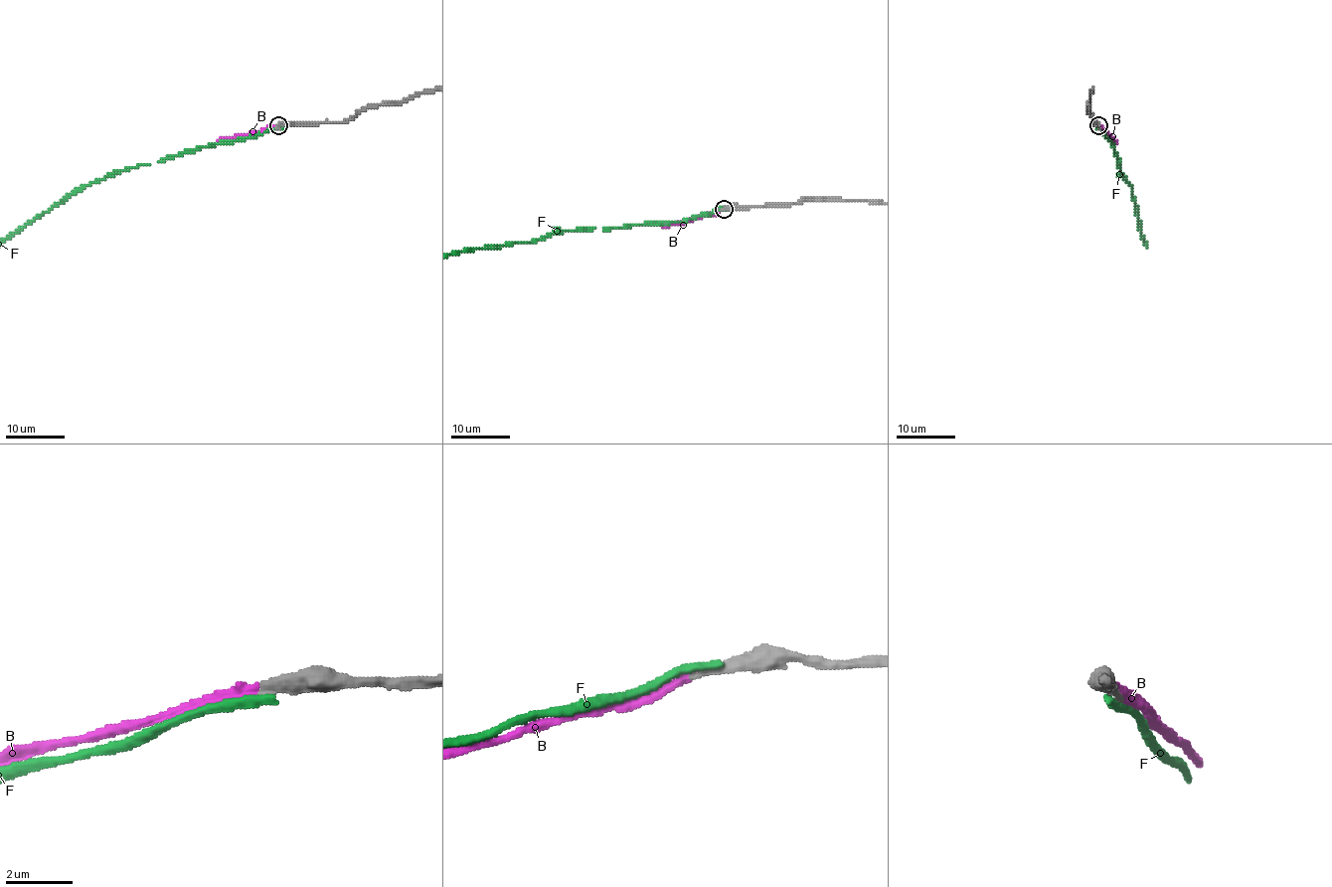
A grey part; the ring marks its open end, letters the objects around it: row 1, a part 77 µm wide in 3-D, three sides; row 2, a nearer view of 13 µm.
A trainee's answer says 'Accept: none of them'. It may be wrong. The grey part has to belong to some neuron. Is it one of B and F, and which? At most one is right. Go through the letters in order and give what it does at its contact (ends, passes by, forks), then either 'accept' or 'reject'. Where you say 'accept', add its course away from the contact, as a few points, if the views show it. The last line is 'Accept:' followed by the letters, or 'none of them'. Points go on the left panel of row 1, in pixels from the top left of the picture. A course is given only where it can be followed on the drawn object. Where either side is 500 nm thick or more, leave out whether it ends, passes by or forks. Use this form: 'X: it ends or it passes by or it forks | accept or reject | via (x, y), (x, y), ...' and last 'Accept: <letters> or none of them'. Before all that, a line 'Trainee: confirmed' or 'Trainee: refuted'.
Trainee: refuted
B: it ends | accept | via (278, 126), (218, 141)
F: it ends | reject
Accept: B

